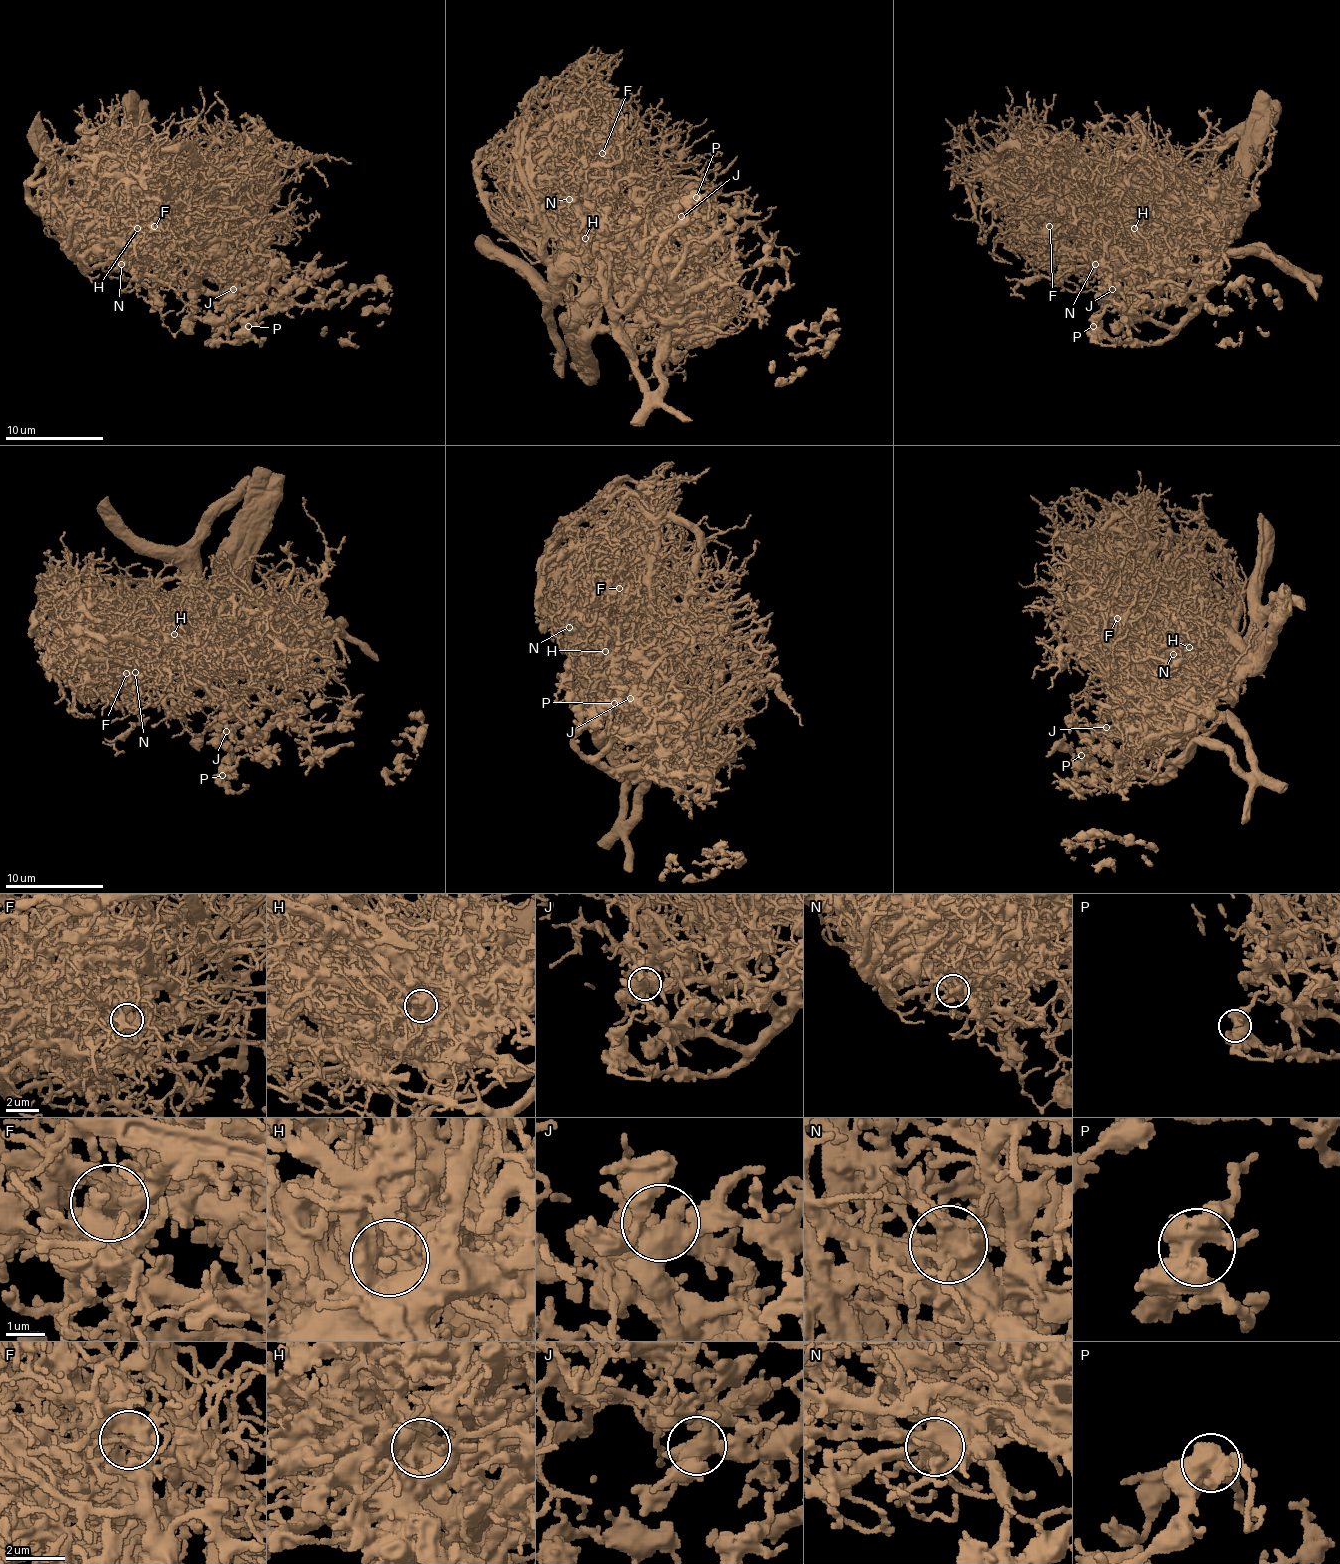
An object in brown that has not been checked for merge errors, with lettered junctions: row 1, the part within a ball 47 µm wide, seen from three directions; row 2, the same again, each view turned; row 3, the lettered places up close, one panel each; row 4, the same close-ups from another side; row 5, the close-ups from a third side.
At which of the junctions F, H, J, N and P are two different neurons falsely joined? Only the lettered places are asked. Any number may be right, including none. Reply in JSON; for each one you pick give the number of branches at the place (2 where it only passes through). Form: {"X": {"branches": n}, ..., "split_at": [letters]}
{"F": {"branches": 5}, "H": {"branches": 4}, "N": {"branches": 4}, "split_at": ["F", "H", "N"]}

